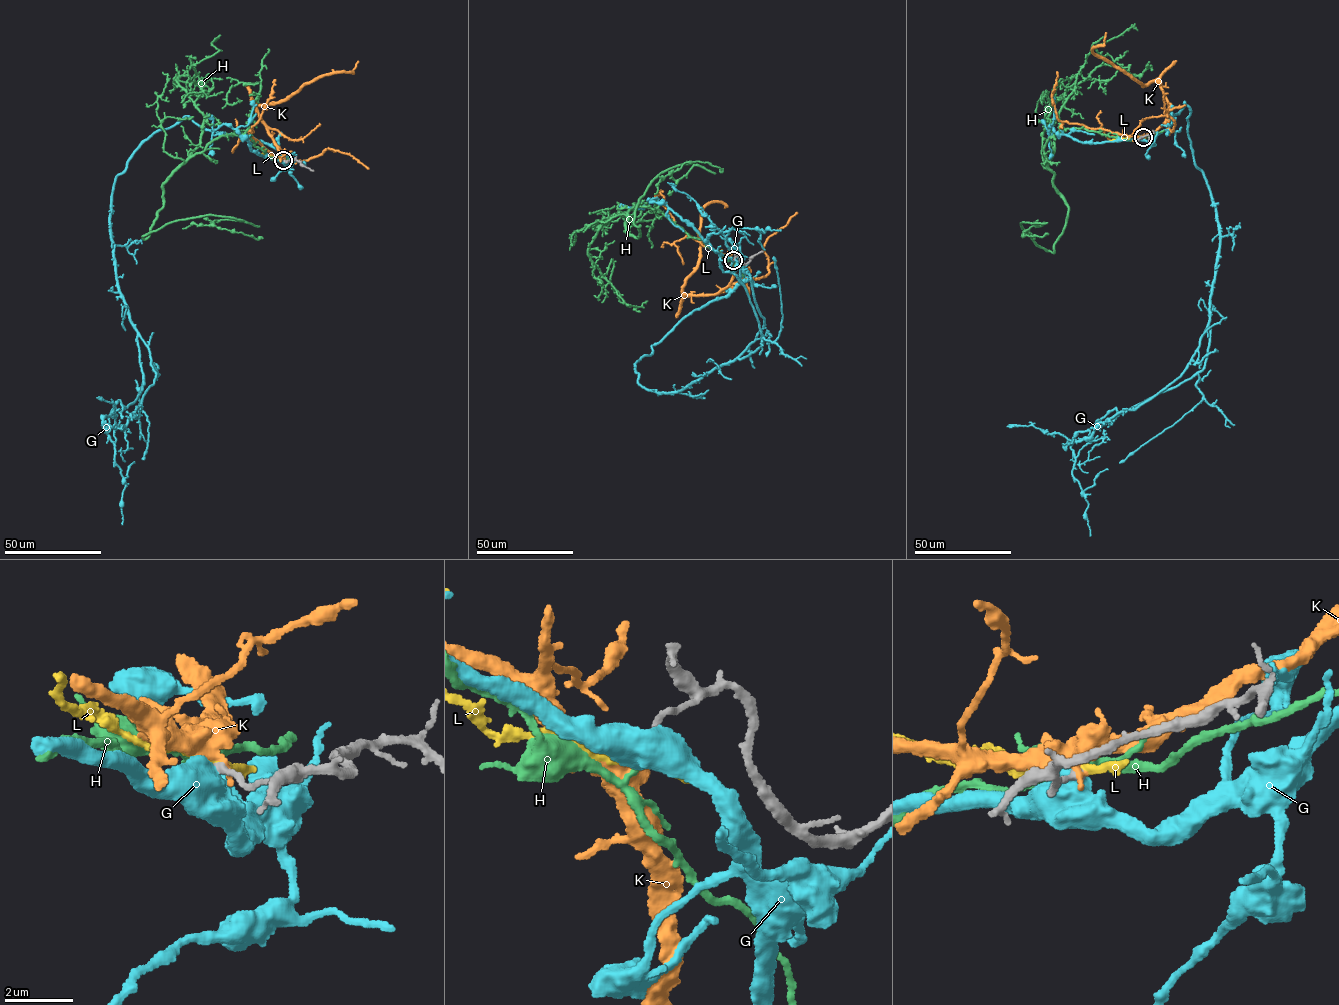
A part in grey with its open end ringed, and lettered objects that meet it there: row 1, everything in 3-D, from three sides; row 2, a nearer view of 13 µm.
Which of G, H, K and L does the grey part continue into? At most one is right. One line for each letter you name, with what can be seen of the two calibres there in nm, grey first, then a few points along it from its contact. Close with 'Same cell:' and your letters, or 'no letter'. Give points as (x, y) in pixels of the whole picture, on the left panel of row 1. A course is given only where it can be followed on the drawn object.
H: 200/90 nm | via (283, 160), (245, 134), (214, 138), (171, 174), (142, 236), (207, 215), (242, 220), (213, 224), (261, 237)
Same cell: H

